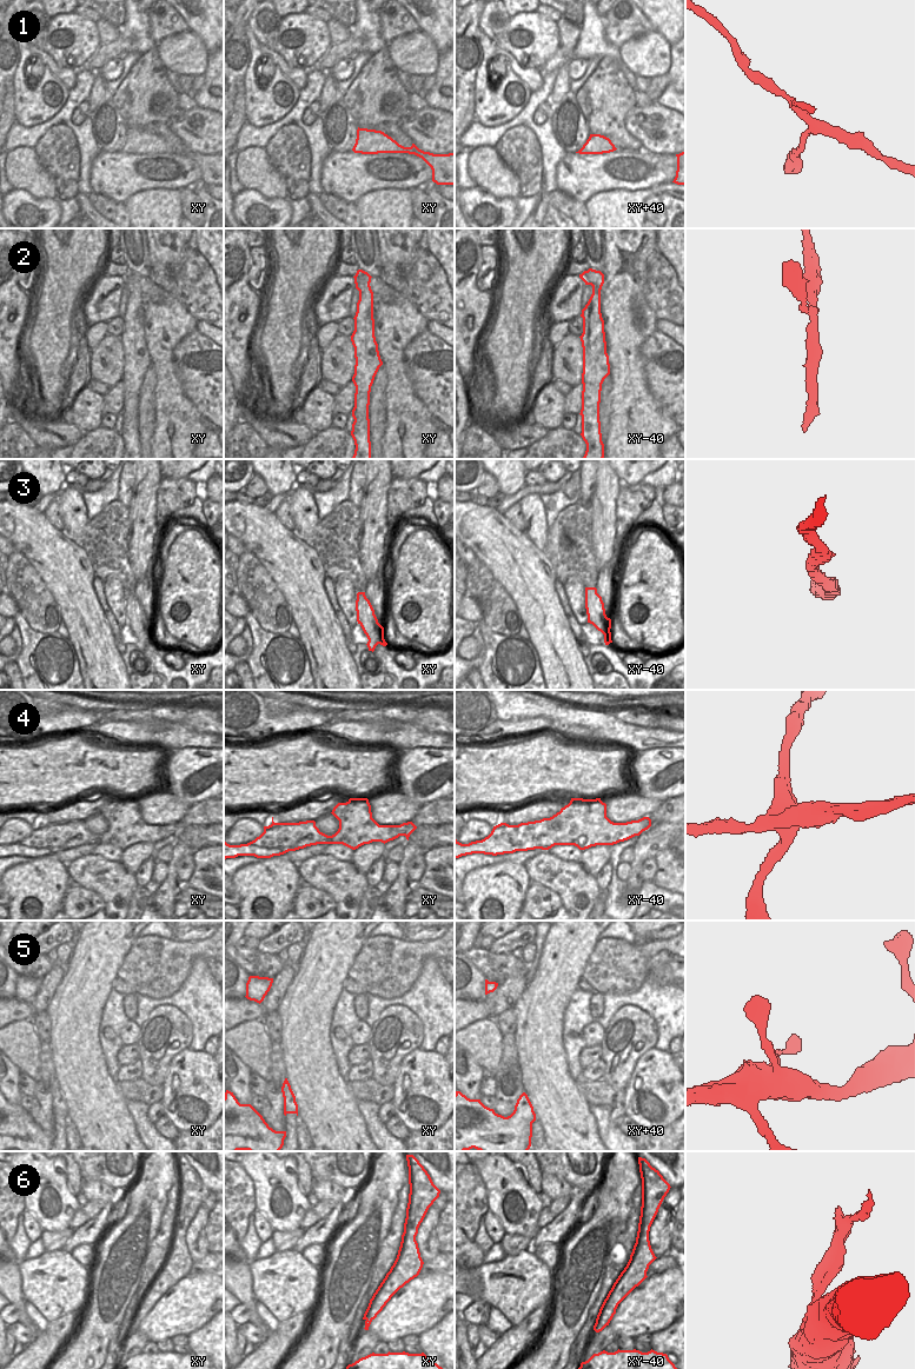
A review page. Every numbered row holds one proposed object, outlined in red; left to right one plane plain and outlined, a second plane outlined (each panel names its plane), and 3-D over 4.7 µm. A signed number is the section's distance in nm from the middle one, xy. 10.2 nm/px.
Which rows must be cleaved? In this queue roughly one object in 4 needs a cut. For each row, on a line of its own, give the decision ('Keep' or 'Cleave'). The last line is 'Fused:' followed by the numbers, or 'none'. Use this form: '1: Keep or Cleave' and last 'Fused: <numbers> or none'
1: Keep
2: Keep
3: Keep
4: Cleave
5: Keep
6: Cleave
Fused: 4, 6

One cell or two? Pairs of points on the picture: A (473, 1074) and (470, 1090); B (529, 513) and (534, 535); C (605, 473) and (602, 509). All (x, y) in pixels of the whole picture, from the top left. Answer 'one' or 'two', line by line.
A: one
B: one
C: one

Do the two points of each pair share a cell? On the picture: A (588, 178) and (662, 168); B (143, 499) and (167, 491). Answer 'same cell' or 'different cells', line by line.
A: same cell
B: different cells

